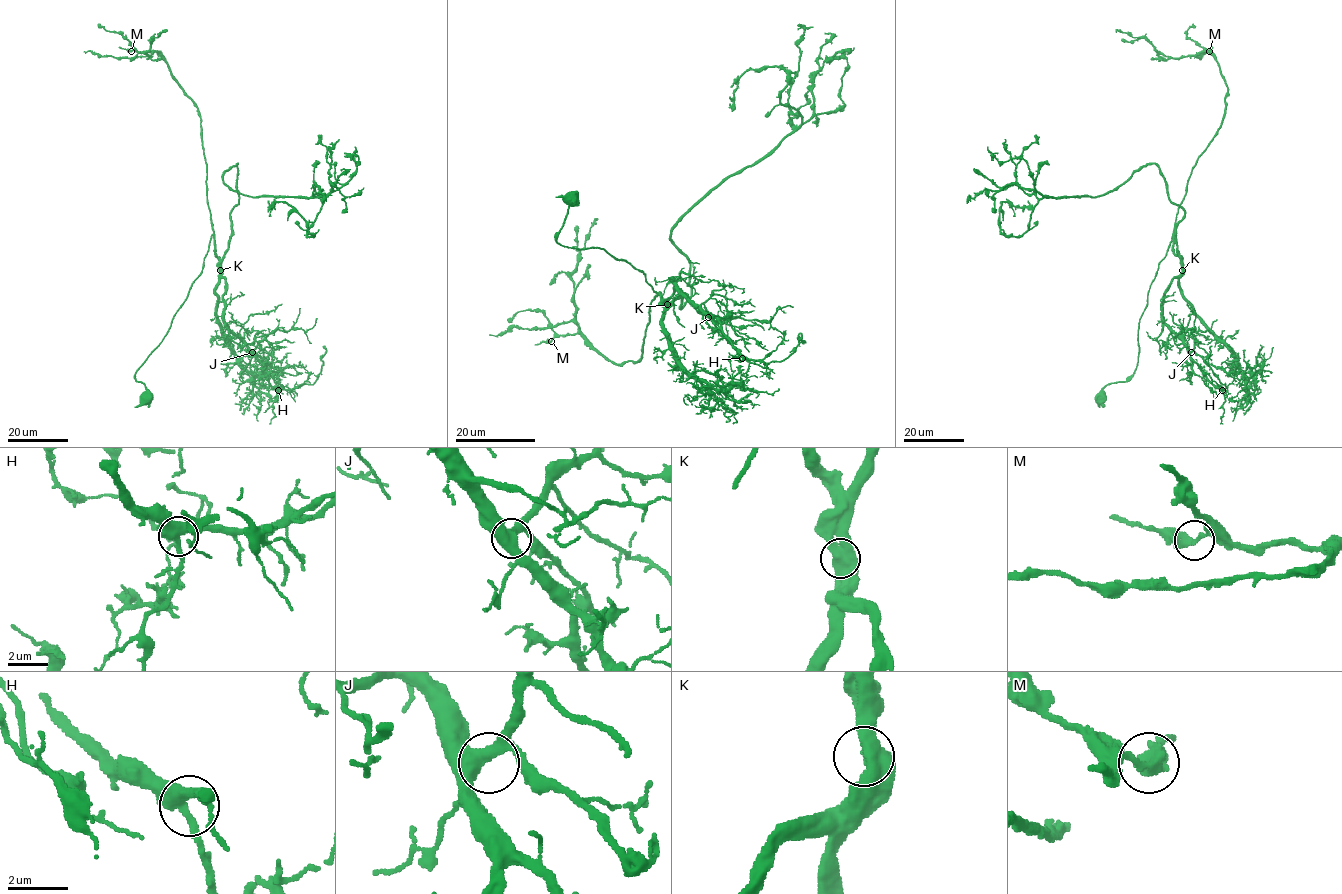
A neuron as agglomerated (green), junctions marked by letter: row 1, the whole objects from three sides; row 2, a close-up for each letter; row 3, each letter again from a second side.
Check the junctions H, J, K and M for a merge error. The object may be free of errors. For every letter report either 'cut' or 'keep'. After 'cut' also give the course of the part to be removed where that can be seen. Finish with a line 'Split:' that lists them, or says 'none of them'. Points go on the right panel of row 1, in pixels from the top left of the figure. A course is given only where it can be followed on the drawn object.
H: keep
J: keep
K: cut; course (1181, 270), (1176, 214), (1222, 121), (1225, 80), (1209, 52), (1169, 58), (1115, 31)
M: keep
Split: K

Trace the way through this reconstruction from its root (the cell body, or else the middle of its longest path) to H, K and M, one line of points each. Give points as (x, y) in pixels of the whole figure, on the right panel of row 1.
H: (1100, 398), (1137, 364), (1139, 319), (1172, 235), (1181, 272), (1164, 296), (1162, 320), (1222, 390)
K: (1100, 398), (1107, 385), (1124, 382), (1137, 364), (1139, 319), (1172, 235), (1173, 252), (1181, 258), (1181, 270)
M: (1100, 398), (1137, 364), (1150, 284), (1191, 169), (1221, 124), (1227, 86), (1210, 51)

